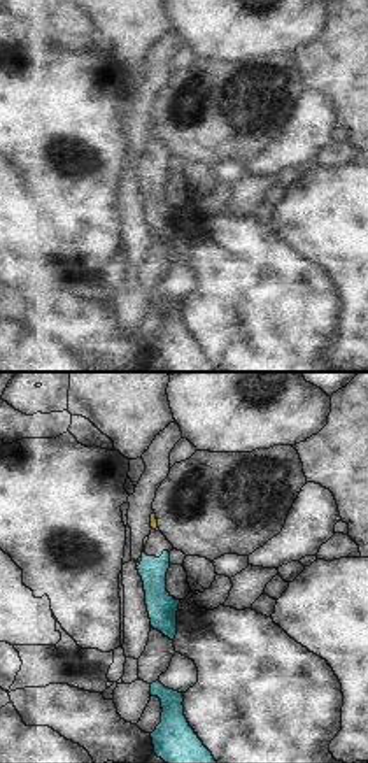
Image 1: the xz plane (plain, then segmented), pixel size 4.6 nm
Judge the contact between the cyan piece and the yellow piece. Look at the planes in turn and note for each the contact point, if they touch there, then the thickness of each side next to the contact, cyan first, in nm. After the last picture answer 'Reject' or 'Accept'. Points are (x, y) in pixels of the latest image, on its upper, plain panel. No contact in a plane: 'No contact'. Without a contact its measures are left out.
Touches cyan at (139, 172). Thickness 140 nm (cyan) against 20 nm

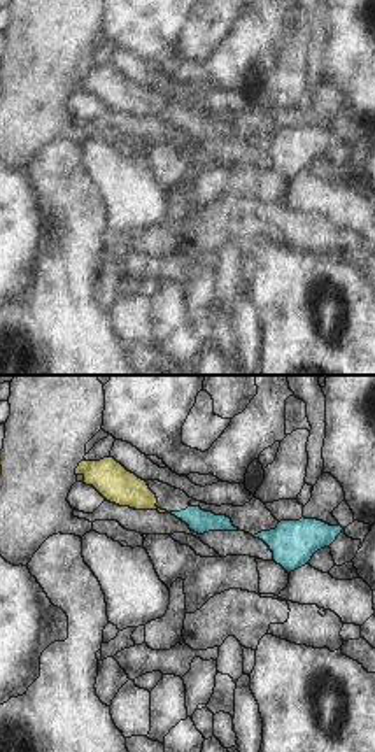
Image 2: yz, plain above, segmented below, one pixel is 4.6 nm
No contact

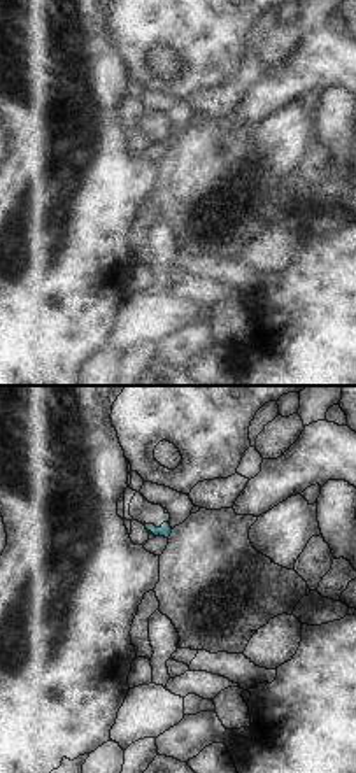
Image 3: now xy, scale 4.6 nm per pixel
Touches cyan at (151, 139). Thickness 60 nm (cyan) against 20 nm

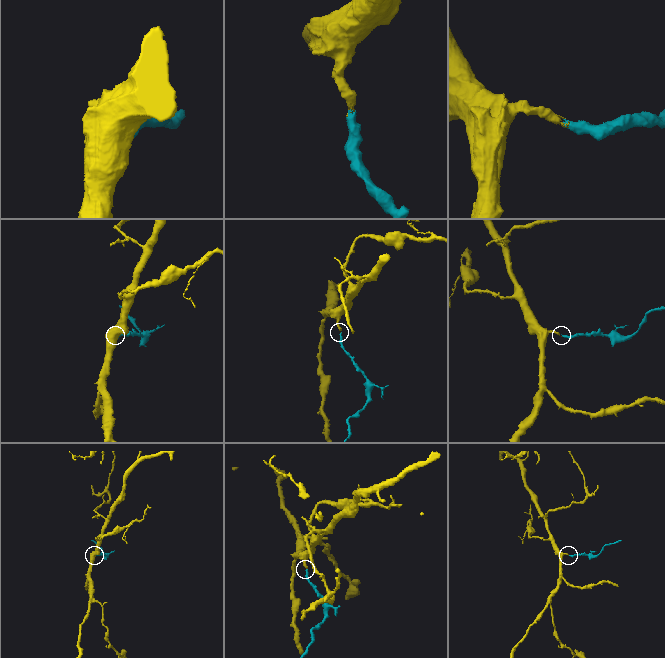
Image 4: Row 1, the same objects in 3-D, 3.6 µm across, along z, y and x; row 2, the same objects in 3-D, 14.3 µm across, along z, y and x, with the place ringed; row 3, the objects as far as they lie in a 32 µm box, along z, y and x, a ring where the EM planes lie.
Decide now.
Accept

